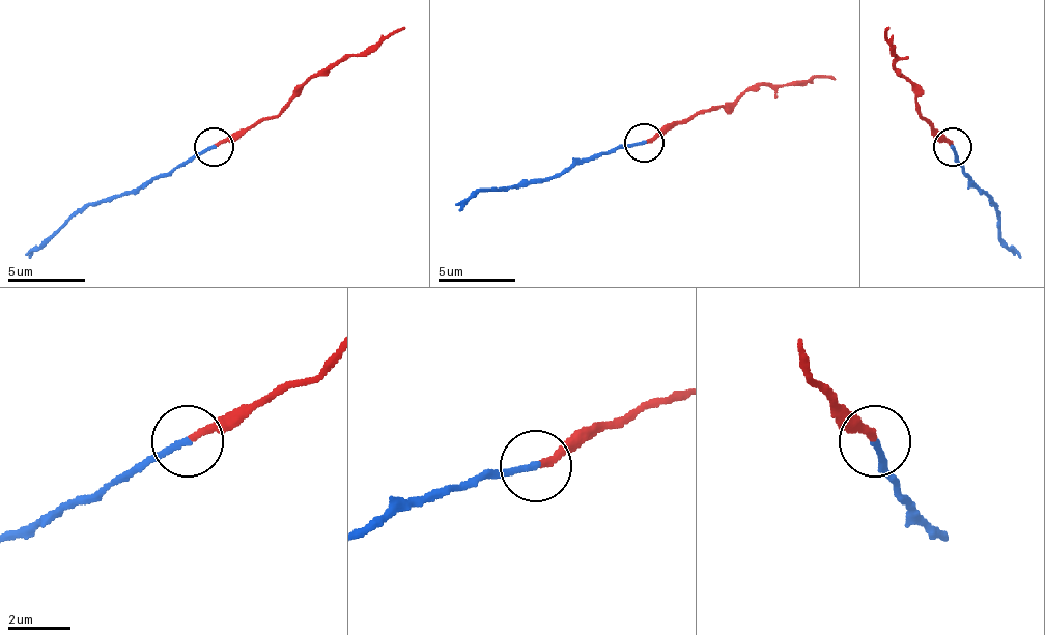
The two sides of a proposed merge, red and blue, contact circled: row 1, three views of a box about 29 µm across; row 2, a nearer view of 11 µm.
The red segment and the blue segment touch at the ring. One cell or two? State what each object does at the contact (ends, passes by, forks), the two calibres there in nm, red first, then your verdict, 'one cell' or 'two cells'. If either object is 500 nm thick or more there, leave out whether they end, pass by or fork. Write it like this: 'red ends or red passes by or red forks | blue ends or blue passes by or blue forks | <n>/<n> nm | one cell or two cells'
red ends | blue ends | 240/200 nm | two cells

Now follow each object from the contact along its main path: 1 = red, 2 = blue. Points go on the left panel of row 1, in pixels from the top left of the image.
1: (217, 147), (275, 116), (317, 74), (367, 55), (405, 28)
2: (213, 147), (120, 198), (82, 205), (24, 255)

